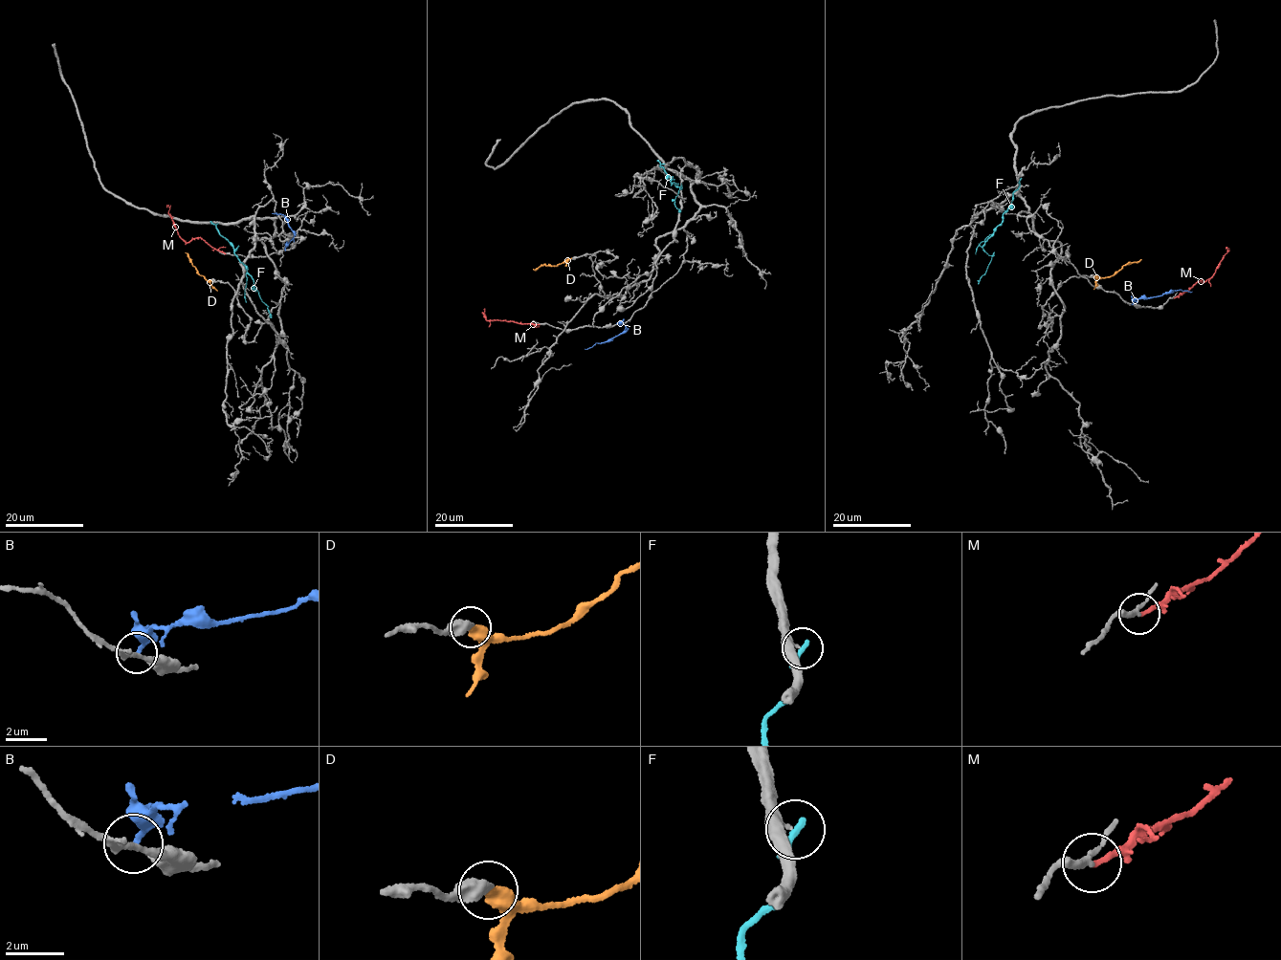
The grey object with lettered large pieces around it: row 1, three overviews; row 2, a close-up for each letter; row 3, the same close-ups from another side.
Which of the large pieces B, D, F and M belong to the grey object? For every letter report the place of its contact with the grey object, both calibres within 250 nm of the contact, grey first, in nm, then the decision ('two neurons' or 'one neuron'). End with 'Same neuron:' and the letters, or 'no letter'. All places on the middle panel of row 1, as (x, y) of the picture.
B: meets grey at (617, 323); 180 nm thick on the grey side, 200 nm on the other; two neurons
D: meets grey at (570, 258); 400 nm thick on the grey side, 480 nm on the other; one neuron
F: meets grey at (658, 161); 320 nm thick on the grey side, 280 nm on the other; two neurons
M: meets grey at (539, 324); 200 nm thick on the grey side, 170 nm on the other; two neurons
Same neuron: D

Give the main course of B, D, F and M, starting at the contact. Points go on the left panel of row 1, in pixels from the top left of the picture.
B: (285, 250), (295, 233), (282, 214), (272, 213)
D: (210, 280), (197, 273), (186, 252)
F: (210, 223), (244, 263), (253, 283), (253, 289), (267, 306), (270, 317)
M: (225, 253), (198, 237), (187, 242), (182, 239), (167, 207)

